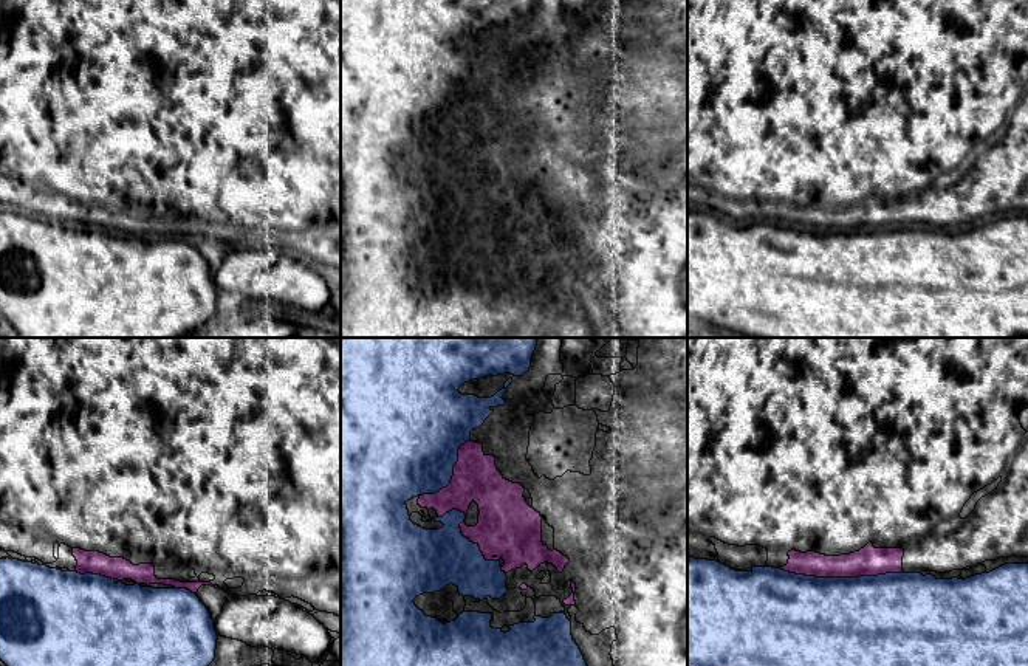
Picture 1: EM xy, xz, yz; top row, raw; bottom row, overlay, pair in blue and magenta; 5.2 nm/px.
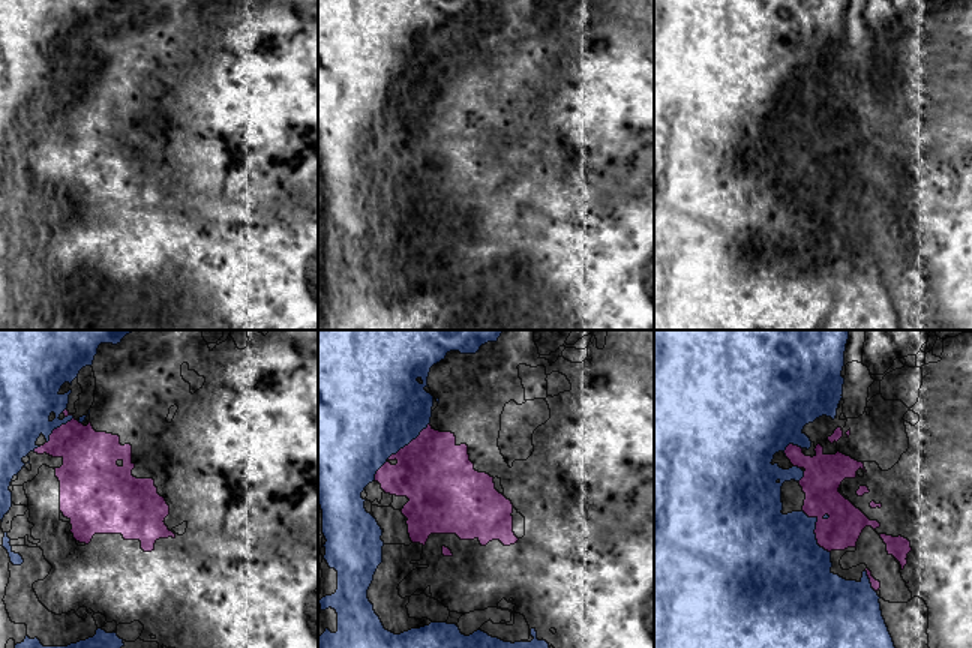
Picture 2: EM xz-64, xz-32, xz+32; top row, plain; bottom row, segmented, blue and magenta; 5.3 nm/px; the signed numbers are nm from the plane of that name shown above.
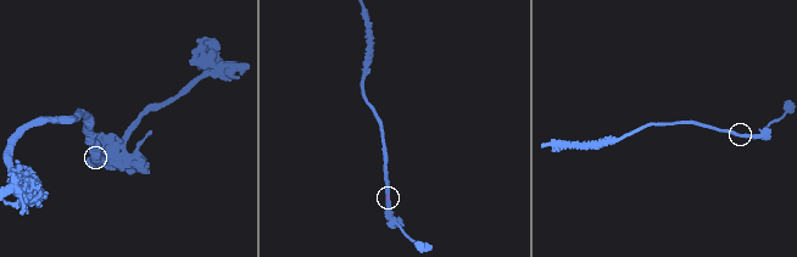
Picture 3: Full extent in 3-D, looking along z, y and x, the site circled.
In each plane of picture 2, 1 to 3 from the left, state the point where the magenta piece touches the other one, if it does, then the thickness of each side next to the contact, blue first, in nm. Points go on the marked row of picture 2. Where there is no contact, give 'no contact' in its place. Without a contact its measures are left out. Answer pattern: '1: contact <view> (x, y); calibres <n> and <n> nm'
1: contact xz-64 (57, 426); calibres 320 and 280 nm
2: contact xz-32 (408, 443); calibres 500 and 400 nm
3: contact xz+32 (815, 528); calibres 460 and 200 nm

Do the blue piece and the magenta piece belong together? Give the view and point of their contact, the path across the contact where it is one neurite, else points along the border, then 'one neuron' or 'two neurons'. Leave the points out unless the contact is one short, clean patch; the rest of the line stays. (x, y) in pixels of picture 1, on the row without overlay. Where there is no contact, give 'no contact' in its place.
yz (841, 231) | one neuron

